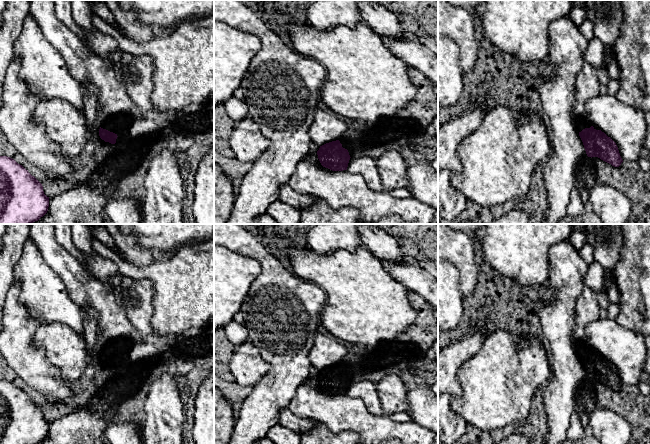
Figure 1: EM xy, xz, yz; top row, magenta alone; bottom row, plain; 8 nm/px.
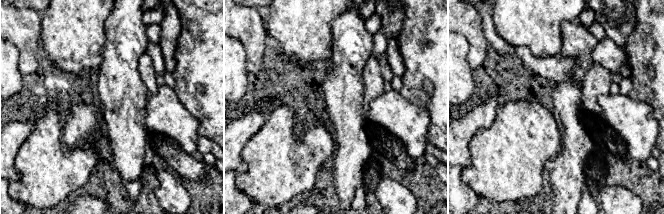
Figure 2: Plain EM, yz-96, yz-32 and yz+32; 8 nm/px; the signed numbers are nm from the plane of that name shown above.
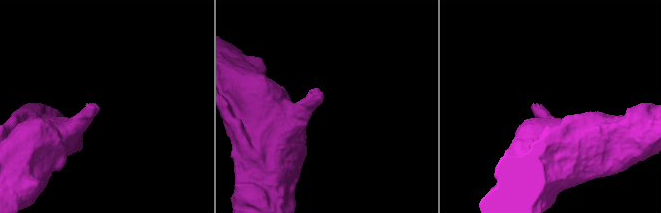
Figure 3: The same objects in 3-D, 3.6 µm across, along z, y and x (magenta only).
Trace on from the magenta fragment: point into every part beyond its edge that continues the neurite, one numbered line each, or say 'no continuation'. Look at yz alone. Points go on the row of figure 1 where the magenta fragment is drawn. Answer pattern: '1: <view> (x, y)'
1: yz (581, 123)

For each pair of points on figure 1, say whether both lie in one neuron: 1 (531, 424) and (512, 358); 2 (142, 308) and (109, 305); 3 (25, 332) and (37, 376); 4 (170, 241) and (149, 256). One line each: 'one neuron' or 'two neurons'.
1: two neurons
2: two neurons
3: one neuron
4: two neurons

